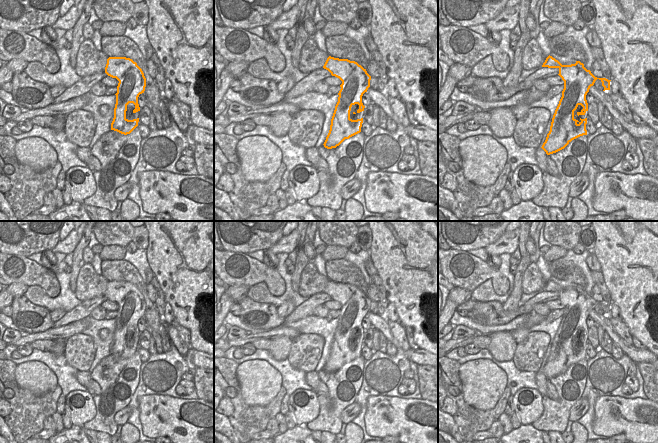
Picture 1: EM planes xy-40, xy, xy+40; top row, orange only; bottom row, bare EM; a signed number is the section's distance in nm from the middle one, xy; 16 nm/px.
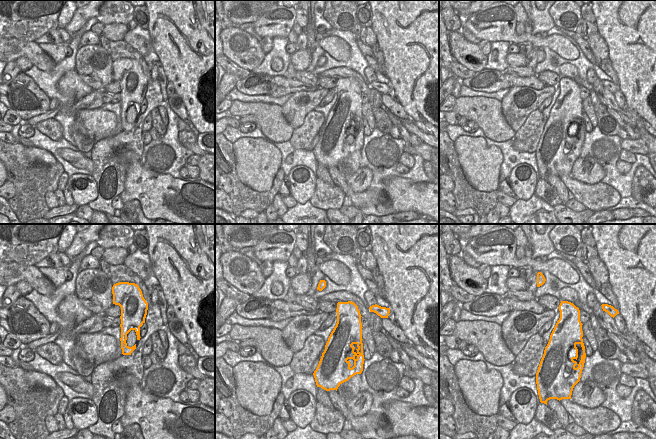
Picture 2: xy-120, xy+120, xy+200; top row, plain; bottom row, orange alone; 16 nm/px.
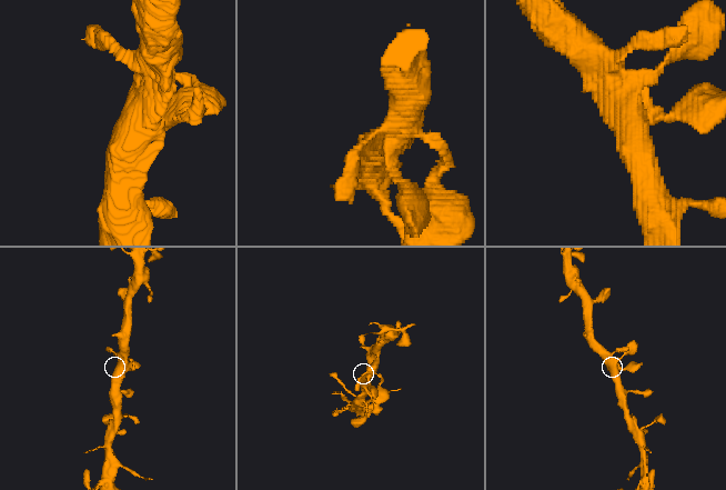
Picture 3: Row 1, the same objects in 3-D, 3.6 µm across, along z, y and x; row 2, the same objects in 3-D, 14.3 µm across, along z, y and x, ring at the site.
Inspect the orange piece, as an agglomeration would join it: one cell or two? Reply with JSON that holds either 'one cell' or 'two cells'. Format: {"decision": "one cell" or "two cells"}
{"decision": "one cell"}

